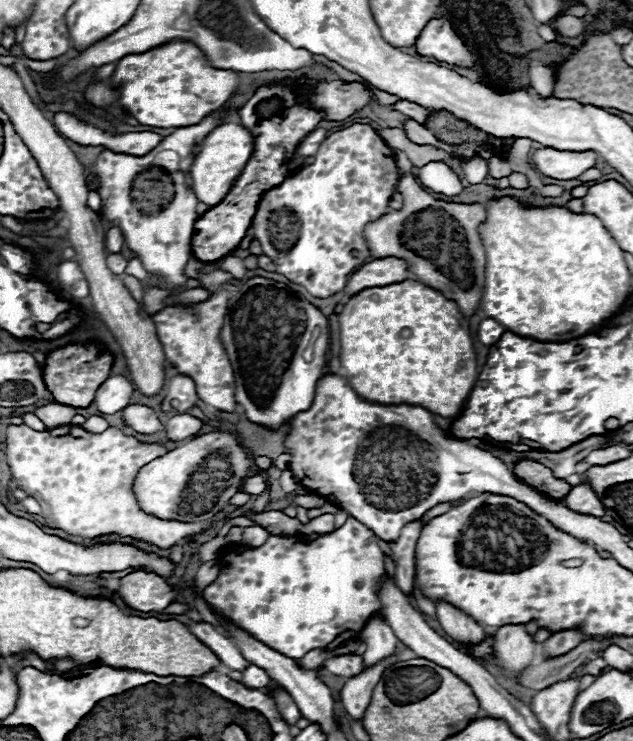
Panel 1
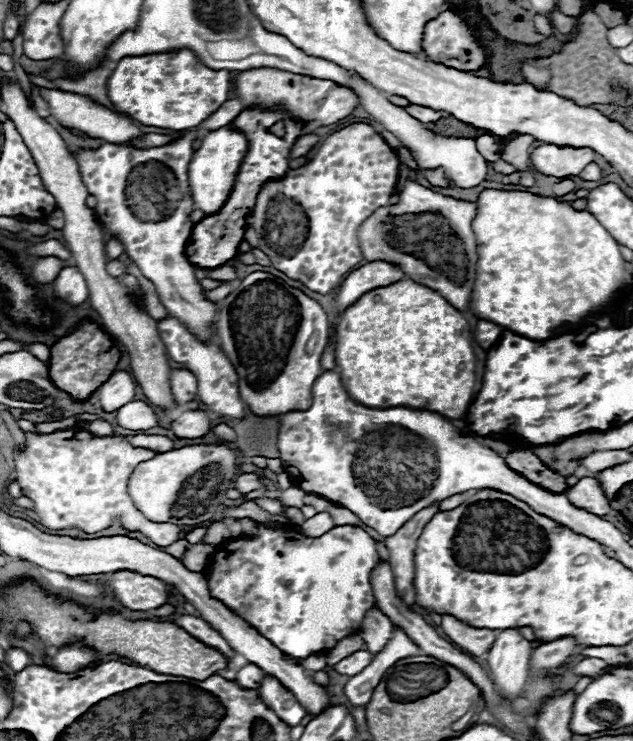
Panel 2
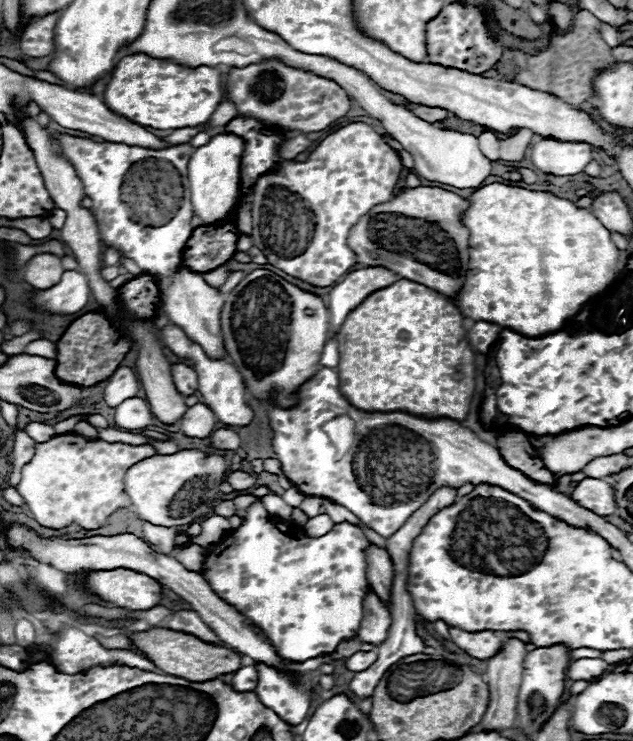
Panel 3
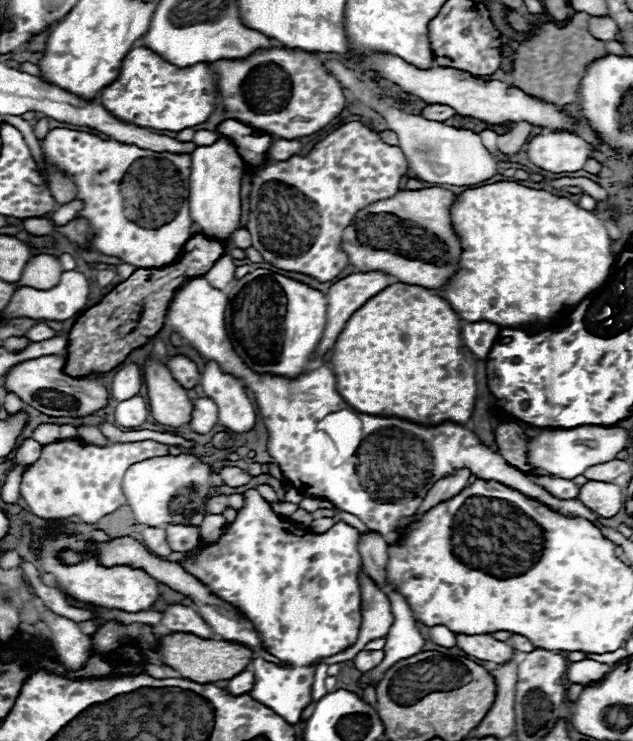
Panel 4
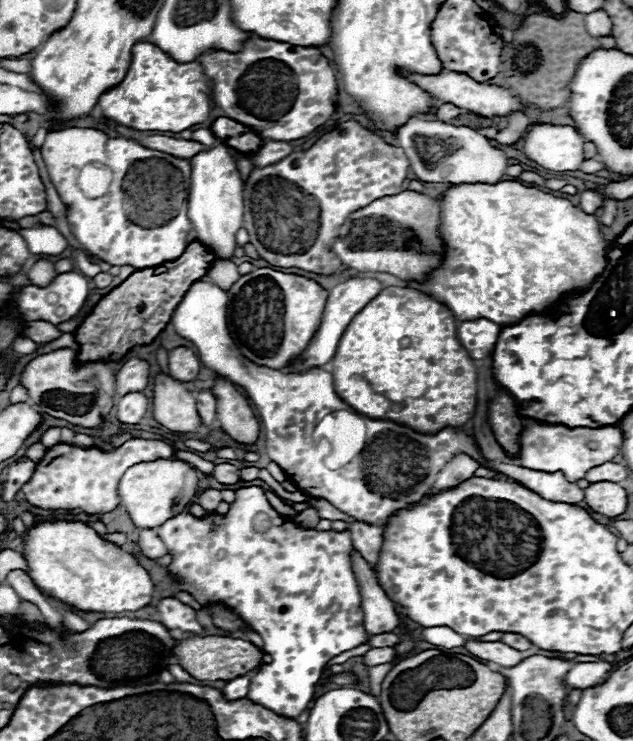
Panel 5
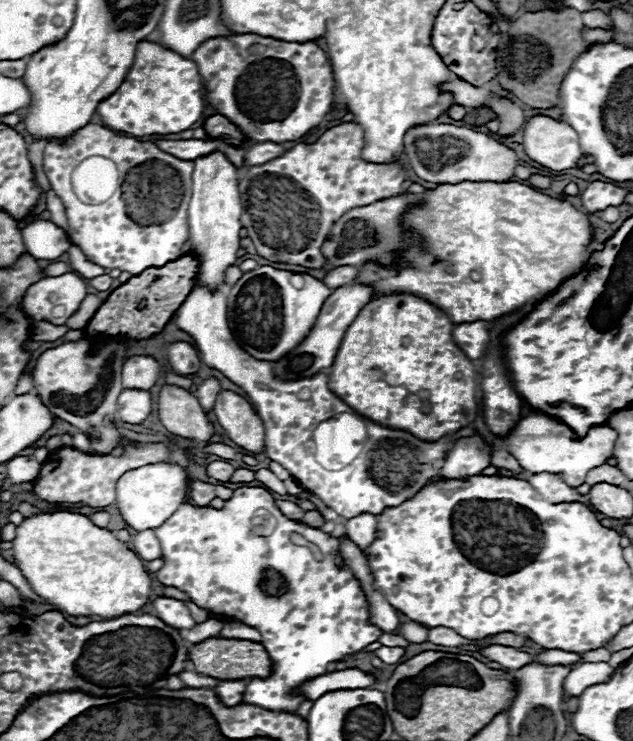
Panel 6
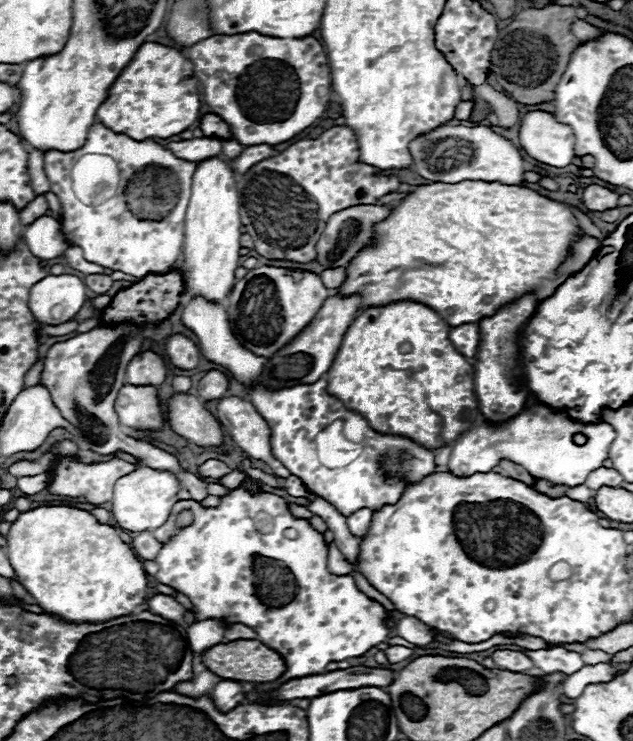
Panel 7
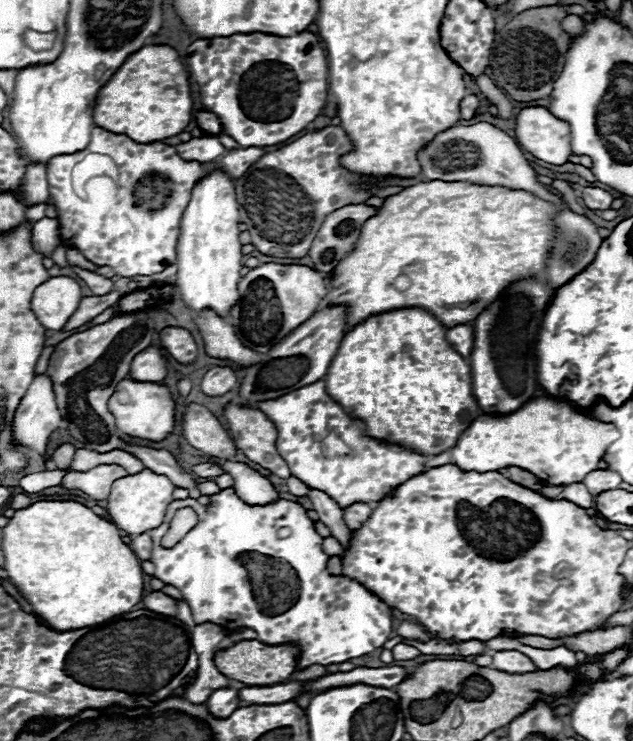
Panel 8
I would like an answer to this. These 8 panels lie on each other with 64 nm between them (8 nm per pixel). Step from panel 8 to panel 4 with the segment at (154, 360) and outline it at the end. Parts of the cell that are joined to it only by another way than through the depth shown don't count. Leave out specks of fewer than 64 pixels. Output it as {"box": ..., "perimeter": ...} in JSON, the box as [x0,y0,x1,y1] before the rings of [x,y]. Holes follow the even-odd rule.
{"box":[112,362,144,402],"perimeter":[[[132,362],[132,364],[120,366],[112,378],[112,398],[116,402],[132,398],[138,394],[142,384],[144,384],[144,378],[142,378],[142,370],[138,364]]]}

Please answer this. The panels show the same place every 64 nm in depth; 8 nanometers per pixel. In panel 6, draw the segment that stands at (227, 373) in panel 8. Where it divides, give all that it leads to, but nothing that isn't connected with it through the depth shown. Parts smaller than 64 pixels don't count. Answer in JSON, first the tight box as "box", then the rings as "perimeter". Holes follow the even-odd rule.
{"box":[196,376,222,412],"perimeter":[[[212,376],[212,378],[206,378],[206,380],[198,386],[196,398],[198,398],[200,406],[208,412],[208,410],[214,406],[214,402],[216,402],[216,398],[218,398],[220,392],[222,392],[222,386],[220,386],[220,382]]]}

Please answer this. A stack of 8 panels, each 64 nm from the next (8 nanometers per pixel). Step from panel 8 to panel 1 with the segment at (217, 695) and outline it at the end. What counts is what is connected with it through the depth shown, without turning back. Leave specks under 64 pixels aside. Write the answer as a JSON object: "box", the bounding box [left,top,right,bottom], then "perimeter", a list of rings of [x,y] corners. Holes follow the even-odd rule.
{"box":[242,664,270,690],"perimeter":[[[250,664],[248,668],[242,670],[242,684],[244,684],[246,688],[258,688],[258,690],[260,690],[260,688],[264,688],[268,682],[270,682],[268,672],[262,670],[262,668],[258,668],[258,666],[254,666],[254,664]]]}

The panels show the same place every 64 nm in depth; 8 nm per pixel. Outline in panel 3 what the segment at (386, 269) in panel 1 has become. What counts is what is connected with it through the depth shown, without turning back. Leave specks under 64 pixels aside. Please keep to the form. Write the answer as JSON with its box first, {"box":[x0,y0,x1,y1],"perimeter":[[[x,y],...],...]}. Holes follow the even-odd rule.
{"box":[328,266,398,336],"perimeter":[[[382,266],[362,268],[350,272],[342,282],[338,282],[330,290],[328,312],[330,312],[330,336],[336,336],[346,316],[360,306],[372,292],[386,288],[398,280],[390,270],[382,270]]]}

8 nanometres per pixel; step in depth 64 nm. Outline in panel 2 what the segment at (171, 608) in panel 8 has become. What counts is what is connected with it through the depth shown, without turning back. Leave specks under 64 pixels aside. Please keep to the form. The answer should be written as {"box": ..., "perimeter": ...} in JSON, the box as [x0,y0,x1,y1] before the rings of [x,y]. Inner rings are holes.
{"box":[174,616,234,658],"perimeter":[[[180,616],[174,620],[174,624],[178,624],[180,628],[184,628],[188,634],[192,634],[194,638],[198,638],[200,642],[204,642],[206,646],[212,646],[216,650],[220,650],[222,654],[226,654],[226,658],[234,656],[234,650],[228,646],[228,642],[202,618],[198,616]]]}

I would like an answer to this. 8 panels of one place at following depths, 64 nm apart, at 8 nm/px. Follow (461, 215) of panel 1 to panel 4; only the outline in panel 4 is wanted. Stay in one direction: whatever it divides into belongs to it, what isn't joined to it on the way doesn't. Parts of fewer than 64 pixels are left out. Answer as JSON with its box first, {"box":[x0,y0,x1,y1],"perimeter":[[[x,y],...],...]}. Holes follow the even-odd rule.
{"box":[342,188,462,288],"perimeter":[[[424,188],[424,190],[402,190],[392,198],[366,206],[354,216],[354,220],[344,228],[344,234],[342,234],[342,250],[348,254],[348,262],[356,266],[360,272],[380,270],[396,276],[400,282],[406,282],[406,284],[416,284],[424,288],[444,286],[444,282],[456,272],[458,258],[462,254],[460,242],[450,226],[448,208],[452,200],[454,200],[454,194],[450,190]],[[376,212],[384,222],[376,222]]]}

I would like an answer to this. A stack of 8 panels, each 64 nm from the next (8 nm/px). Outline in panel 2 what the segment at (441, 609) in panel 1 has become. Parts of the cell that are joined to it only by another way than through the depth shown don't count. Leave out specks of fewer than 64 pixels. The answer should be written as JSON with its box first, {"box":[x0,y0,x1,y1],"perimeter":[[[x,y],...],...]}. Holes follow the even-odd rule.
{"box":[442,616,496,656],"perimeter":[[[442,616],[442,630],[460,650],[468,652],[470,656],[482,656],[484,652],[488,652],[496,638],[494,630],[474,630],[450,616]]]}

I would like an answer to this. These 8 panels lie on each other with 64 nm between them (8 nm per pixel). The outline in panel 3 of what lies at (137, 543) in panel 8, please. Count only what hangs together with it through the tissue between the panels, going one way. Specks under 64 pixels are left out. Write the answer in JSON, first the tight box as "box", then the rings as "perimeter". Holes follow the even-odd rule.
{"box":[142,522,176,554],"perimeter":[[[142,522],[142,528],[144,528],[144,534],[146,534],[146,542],[152,546],[152,550],[156,550],[160,554],[170,554],[172,544],[174,544],[176,528],[152,526],[148,522]]]}

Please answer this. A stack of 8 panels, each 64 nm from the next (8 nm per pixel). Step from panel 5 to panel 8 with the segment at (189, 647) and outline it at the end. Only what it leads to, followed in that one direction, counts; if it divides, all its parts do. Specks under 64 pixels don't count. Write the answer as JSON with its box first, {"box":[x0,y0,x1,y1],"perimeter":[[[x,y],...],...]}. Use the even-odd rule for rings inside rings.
{"box":[214,640,300,686],"perimeter":[[[242,640],[236,646],[226,648],[214,656],[216,668],[230,680],[244,682],[246,686],[274,686],[288,682],[296,670],[296,658],[300,656],[300,648],[296,644],[262,644],[258,640]]]}

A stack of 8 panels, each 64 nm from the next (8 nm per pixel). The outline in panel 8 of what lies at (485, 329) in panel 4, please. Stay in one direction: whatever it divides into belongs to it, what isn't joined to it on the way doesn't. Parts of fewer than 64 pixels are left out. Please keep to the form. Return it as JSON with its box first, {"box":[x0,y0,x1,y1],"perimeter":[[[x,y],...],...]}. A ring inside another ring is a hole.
{"box":[446,324,472,356],"perimeter":[[[460,324],[460,326],[448,328],[446,340],[450,342],[450,346],[452,346],[458,354],[470,356],[470,350],[472,350],[472,326],[470,326],[470,324]]]}

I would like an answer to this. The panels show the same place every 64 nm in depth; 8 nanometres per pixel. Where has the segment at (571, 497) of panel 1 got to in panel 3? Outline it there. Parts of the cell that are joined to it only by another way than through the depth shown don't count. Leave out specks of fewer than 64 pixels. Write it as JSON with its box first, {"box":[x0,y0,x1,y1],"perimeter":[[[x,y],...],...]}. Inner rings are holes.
{"box":[570,478,616,516],"perimeter":[[[584,478],[578,482],[574,492],[570,494],[580,506],[586,506],[588,510],[594,510],[594,514],[610,516],[616,512],[616,498],[614,498],[614,486],[596,480],[596,478]]]}

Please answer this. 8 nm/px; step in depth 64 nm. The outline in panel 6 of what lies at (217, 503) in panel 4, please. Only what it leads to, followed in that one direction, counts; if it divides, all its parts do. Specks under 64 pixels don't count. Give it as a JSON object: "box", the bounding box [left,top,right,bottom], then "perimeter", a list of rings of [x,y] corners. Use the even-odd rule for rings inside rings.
{"box":[190,480,214,506],"perimeter":[[[192,480],[190,482],[190,496],[198,506],[208,506],[208,502],[214,498],[214,486],[200,482],[200,480]]]}

